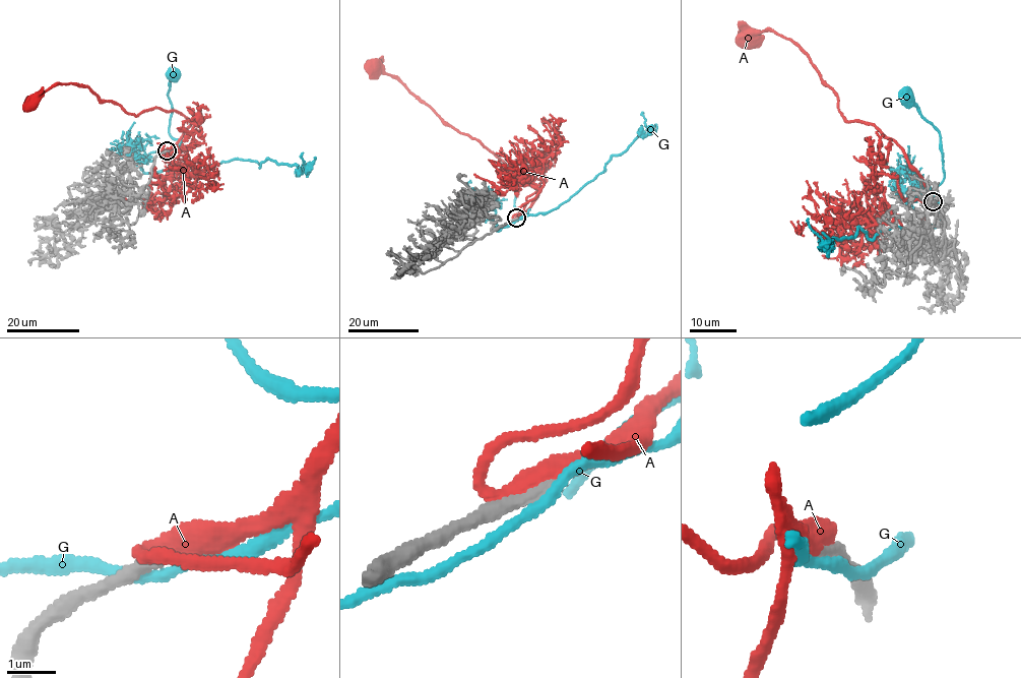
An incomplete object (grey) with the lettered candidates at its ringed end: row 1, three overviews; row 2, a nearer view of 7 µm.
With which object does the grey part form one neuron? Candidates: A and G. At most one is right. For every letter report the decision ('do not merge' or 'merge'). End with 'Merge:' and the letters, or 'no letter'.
A: merge
G: do not merge
Merge: A

